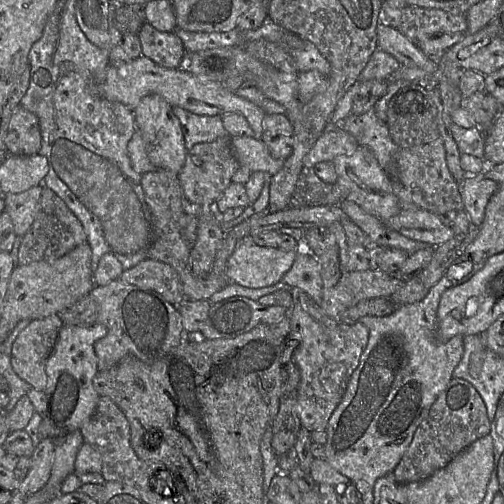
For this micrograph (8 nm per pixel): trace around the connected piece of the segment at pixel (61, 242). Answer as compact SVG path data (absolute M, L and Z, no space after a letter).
M44 187L35 220L22 238L17 266L38 261L55 260L86 242L87 235L81 221L54 191Z

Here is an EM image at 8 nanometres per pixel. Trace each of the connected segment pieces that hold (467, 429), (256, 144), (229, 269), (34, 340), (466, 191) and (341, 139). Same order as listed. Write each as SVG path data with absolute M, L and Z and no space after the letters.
M452 378L416 429L413 439L393 473L398 484L422 481L447 466L476 440L489 434L491 421L478 391L462 378Z
M234 137L231 148L240 166L250 172L261 171L273 176L283 167L284 160L273 158L260 138Z
M251 240L238 244L228 259L225 276L230 283L262 288L279 283L299 252L260 247Z
M59 315L34 319L12 345L11 364L15 373L38 391L45 392L46 362L63 325Z
M482 174L465 176L461 182L461 196L472 226L479 227L483 222L486 205L497 189L498 183Z
M328 124L303 159L303 166L313 167L323 161L332 162L341 155L352 155L359 147L356 138L342 127Z

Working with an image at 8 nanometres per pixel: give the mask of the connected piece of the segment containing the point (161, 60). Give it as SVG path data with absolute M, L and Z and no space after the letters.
M146 21L139 32L139 38L142 55L158 65L170 69L180 68L183 65L186 50L175 32L159 31Z

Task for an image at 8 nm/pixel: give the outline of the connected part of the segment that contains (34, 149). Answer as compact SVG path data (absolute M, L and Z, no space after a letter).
M18 106L11 116L4 142L12 155L39 154L42 137L38 117Z

